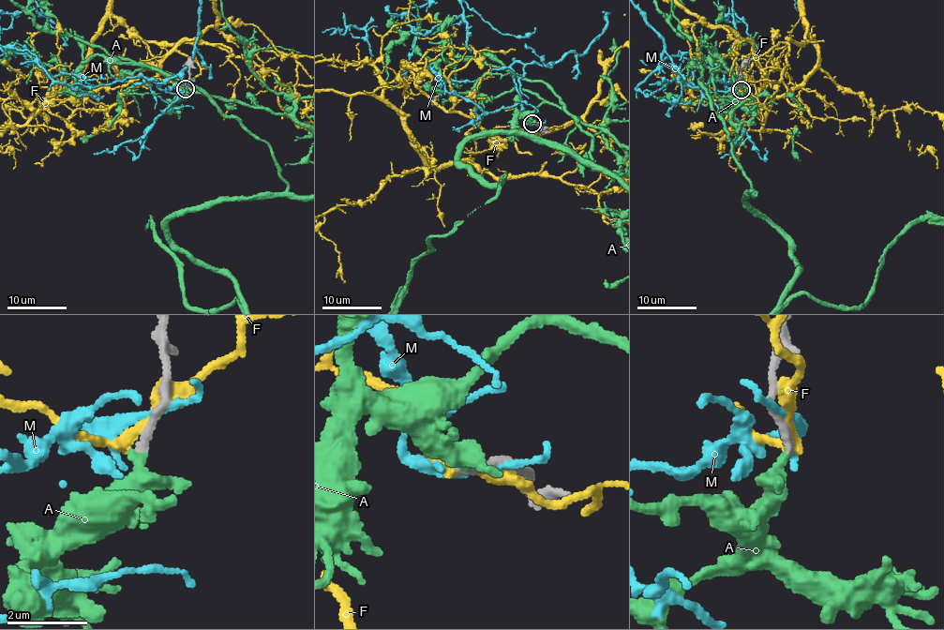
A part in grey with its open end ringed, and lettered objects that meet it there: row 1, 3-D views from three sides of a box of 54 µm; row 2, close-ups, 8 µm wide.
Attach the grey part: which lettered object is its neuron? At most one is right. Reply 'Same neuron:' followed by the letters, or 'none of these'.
Same neuron: A

